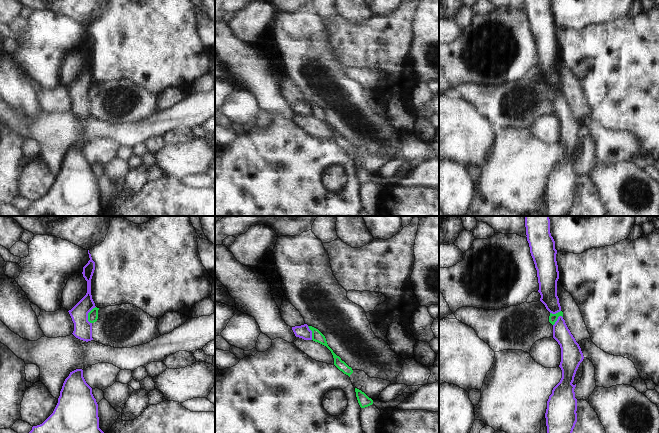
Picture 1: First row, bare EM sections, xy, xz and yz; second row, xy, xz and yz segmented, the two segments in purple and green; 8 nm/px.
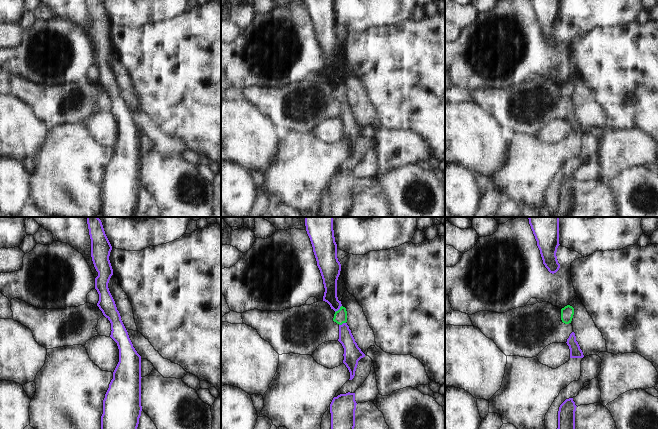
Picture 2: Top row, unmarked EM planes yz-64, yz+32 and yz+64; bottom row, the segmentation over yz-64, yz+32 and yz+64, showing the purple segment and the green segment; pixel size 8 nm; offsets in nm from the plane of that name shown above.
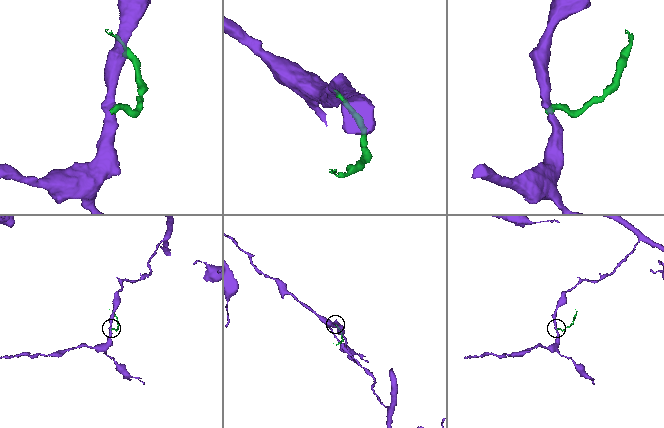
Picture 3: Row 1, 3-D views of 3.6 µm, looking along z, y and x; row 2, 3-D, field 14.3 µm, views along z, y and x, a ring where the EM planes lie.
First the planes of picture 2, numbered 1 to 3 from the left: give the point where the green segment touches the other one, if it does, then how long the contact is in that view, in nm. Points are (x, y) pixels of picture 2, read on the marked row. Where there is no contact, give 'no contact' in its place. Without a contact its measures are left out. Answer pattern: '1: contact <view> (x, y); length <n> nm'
1: no contact
2: contact yz+32 (338, 309); length 80 nm
3: no contact

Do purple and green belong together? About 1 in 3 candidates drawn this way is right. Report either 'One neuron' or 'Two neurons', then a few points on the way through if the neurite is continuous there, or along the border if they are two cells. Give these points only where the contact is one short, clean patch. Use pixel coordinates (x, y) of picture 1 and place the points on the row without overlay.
Two neurons. Boundary: xy (95, 82), (88, 89), (88, 97), (90, 99)

